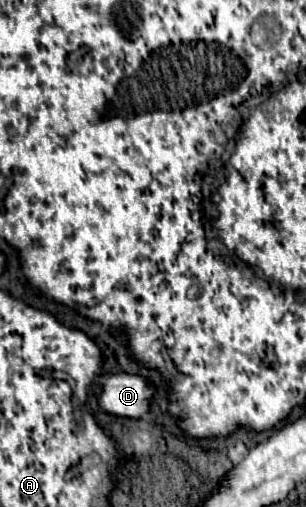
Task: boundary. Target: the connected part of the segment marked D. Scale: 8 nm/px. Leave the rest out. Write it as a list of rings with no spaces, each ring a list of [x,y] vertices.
[[[117,373],[105,379],[97,405],[103,413],[115,417],[141,417],[149,411],[151,395],[153,387],[143,377]]]

